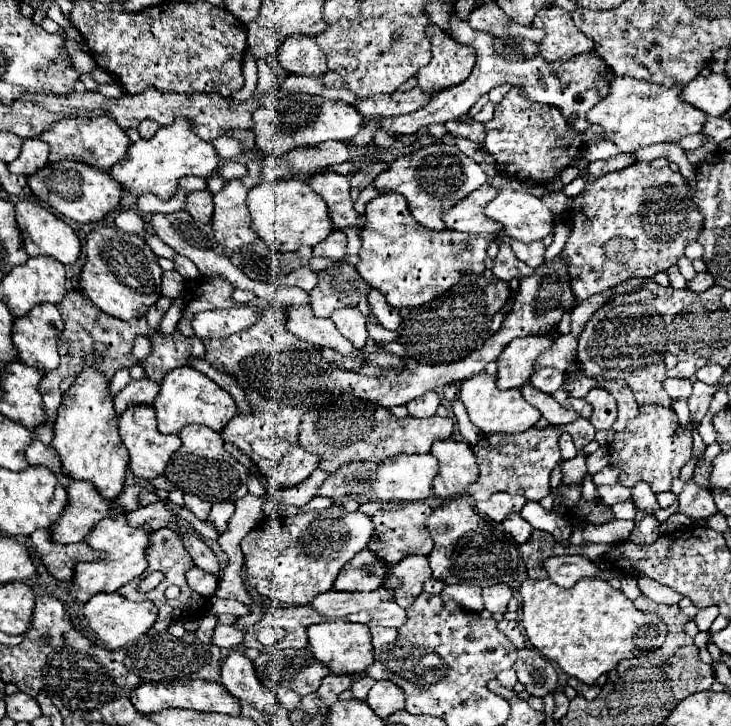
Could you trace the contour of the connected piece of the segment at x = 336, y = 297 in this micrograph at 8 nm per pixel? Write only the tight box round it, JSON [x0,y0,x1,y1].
[309,265,373,317]

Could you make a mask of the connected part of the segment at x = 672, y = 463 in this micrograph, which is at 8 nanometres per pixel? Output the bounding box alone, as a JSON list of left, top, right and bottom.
[609,405,691,493]

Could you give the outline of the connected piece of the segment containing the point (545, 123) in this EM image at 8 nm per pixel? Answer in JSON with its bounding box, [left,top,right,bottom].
[483,87,601,185]

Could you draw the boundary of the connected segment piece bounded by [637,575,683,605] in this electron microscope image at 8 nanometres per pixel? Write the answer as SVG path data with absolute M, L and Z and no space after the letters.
M645 575L637 577L637 585L639 585L641 593L645 593L645 597L649 597L651 601L657 601L657 603L673 605L673 603L679 603L681 597L683 597L681 593L673 591L671 587L665 587L665 585L657 583L655 579L647 579Z

